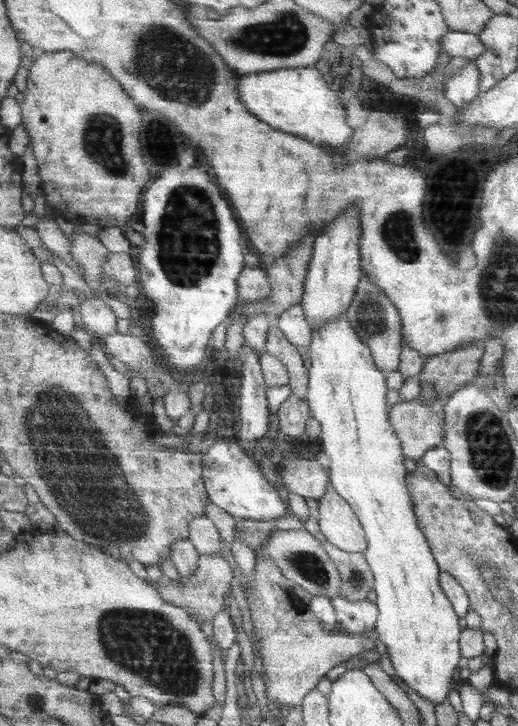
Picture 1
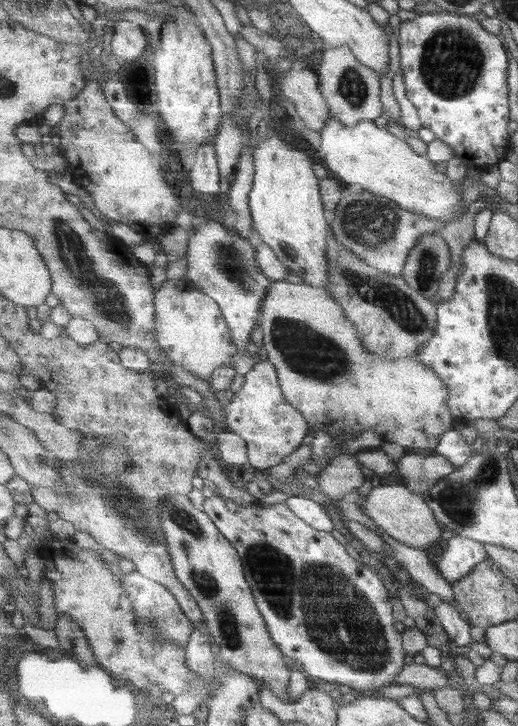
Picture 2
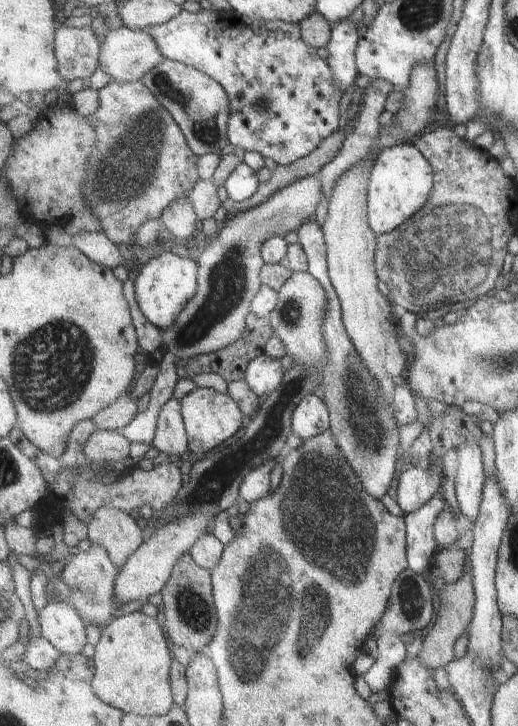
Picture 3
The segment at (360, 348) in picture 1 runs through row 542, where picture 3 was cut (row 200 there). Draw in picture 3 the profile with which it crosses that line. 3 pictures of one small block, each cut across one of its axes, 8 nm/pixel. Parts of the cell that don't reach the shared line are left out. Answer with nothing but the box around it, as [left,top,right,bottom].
[368,144,434,235]

